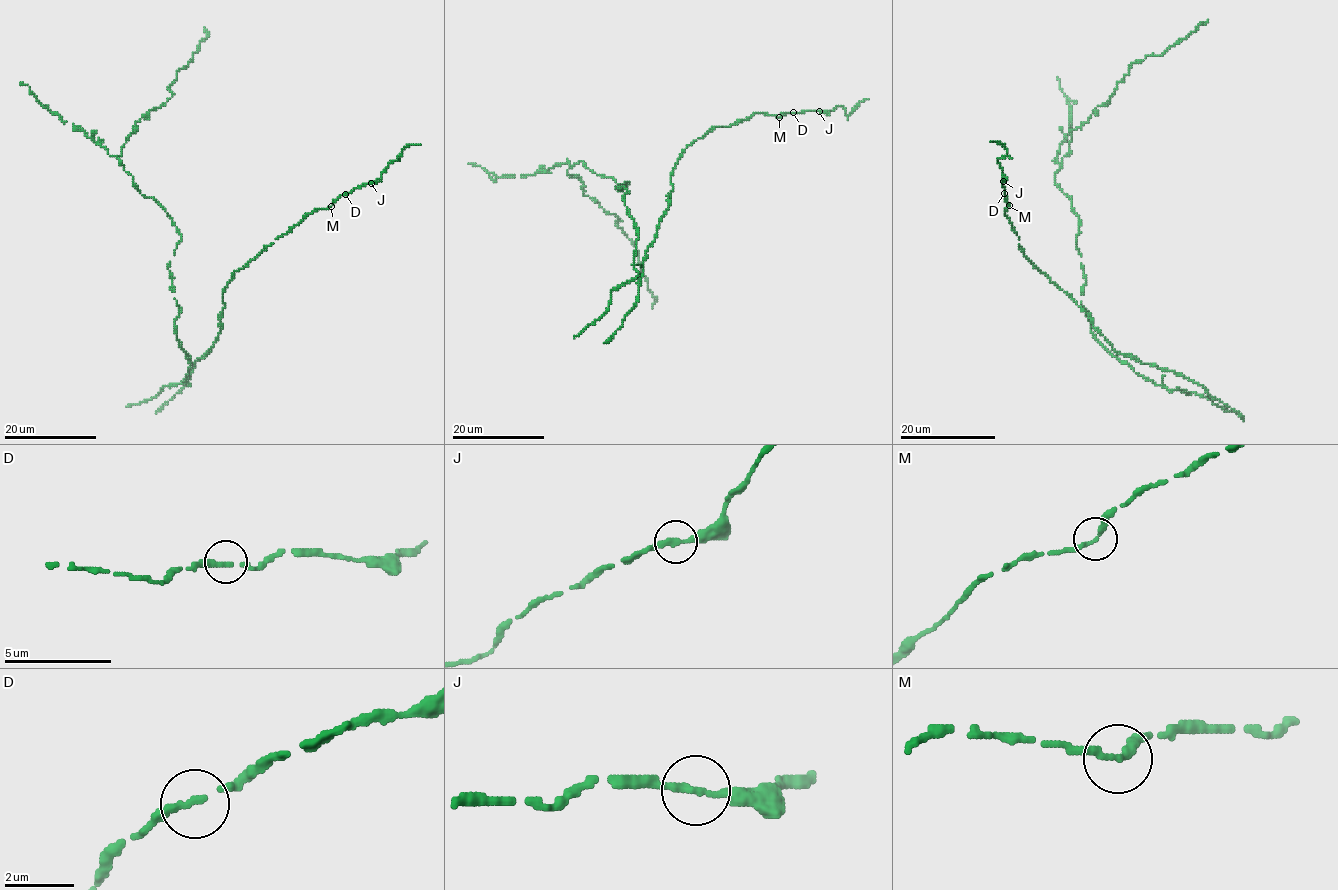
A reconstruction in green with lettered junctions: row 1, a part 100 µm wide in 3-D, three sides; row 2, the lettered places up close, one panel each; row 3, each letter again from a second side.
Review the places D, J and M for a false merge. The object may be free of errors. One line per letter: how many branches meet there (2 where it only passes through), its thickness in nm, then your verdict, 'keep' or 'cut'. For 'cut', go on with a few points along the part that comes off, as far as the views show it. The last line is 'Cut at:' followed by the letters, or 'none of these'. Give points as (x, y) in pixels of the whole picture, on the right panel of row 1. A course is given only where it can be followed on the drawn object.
D: 2 | 240 nm | keep
J: 2 | 240 nm | keep
M: 2 | 240 nm | keep
Cut at: none of these

